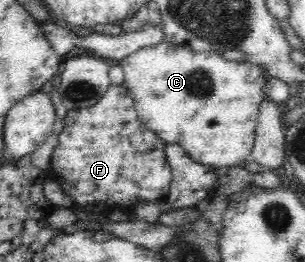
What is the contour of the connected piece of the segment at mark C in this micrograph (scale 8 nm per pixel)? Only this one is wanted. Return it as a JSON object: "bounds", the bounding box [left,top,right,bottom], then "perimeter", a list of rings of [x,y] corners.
{"bounds":[119,40,268,170],"perimeter":[[[164,40],[164,42],[158,44],[158,46],[148,46],[148,48],[137,50],[134,54],[123,58],[119,62],[119,65],[124,69],[124,84],[129,94],[135,100],[135,110],[137,111],[140,123],[154,132],[162,143],[165,145],[180,145],[194,162],[208,166],[212,168],[212,170],[219,168],[230,169],[234,166],[242,166],[251,159],[253,146],[255,145],[256,122],[260,104],[262,104],[263,100],[266,98],[264,91],[268,79],[260,66],[252,64],[251,62],[228,61],[222,57],[222,54],[214,51],[192,52],[188,46],[176,46],[176,44],[168,42],[168,40]]]}

